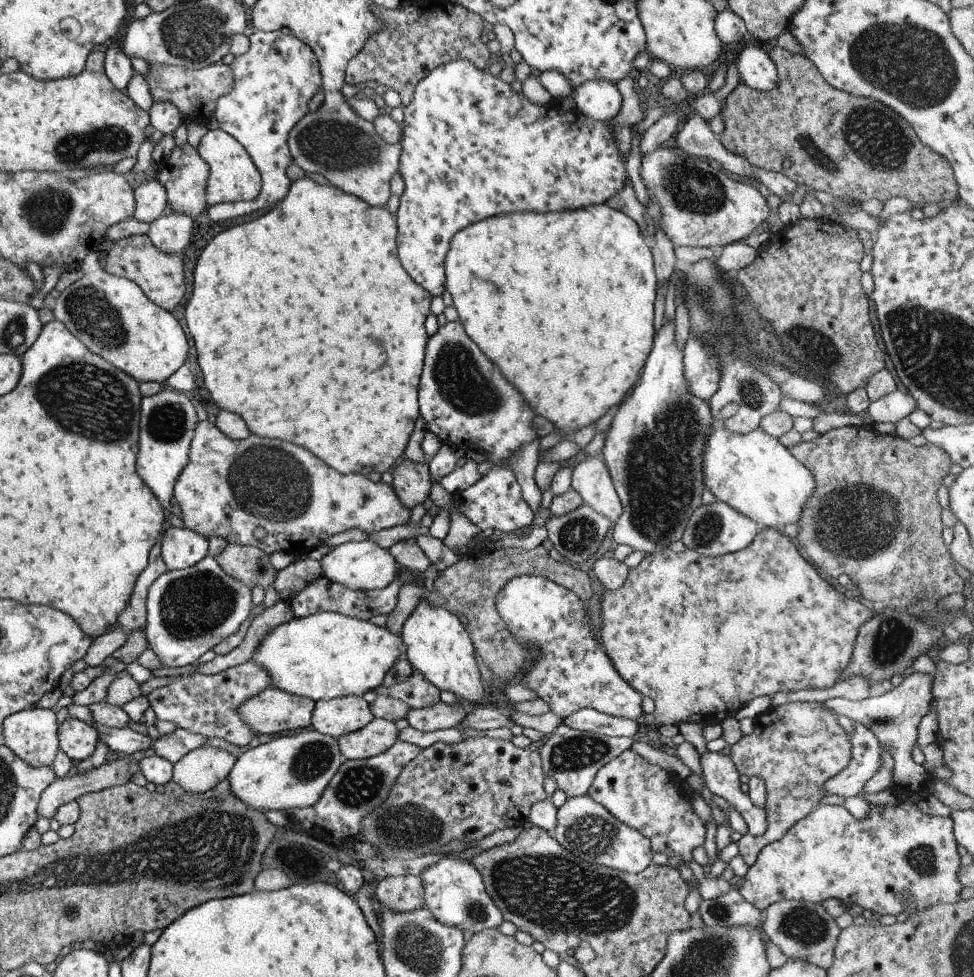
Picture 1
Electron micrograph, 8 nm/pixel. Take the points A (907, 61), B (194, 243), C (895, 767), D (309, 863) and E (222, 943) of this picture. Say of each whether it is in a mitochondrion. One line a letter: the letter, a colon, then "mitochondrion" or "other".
A: mitochondrion
B: other
C: other
D: other
E: other

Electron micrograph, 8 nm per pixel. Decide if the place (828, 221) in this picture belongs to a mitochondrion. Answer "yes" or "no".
no

